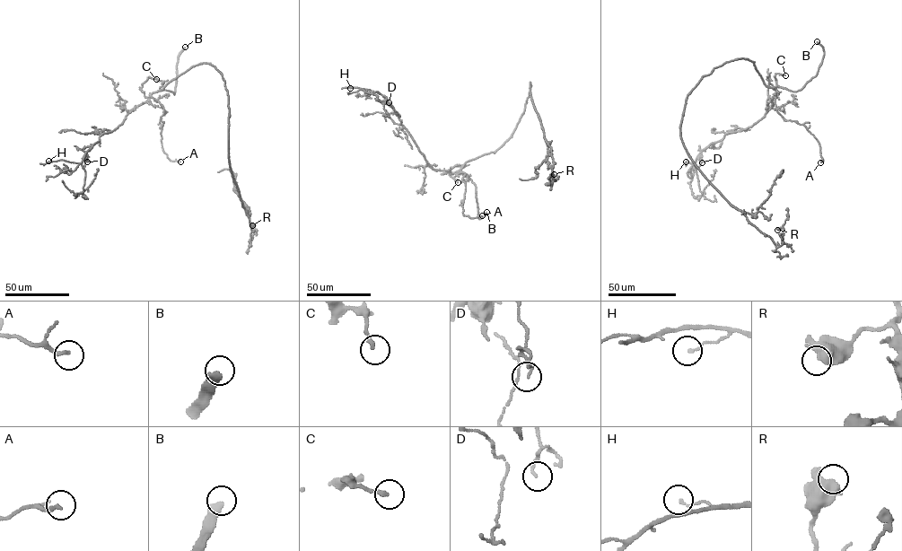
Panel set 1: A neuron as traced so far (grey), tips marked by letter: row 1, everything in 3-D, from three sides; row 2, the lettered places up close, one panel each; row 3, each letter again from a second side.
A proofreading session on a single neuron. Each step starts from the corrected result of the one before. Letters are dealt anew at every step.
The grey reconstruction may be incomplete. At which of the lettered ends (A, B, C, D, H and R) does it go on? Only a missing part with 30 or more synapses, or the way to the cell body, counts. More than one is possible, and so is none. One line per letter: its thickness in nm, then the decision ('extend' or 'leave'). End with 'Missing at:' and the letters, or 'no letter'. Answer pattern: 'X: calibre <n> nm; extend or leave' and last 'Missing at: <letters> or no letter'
A: calibre 170 nm; leave
B: calibre 320 nm; extend
C: calibre 180 nm; leave
D: calibre 80 nm; leave
H: calibre 100 nm; leave
R: calibre 650 nm; leave
Missing at: B

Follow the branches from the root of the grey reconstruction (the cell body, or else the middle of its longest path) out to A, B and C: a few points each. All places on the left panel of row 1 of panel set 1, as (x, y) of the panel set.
A: (213, 65), (194, 65), (151, 94), (163, 108), (162, 151), (170, 161), (180, 161)
B: (213, 65), (205, 63), (194, 65), (159, 91), (168, 90), (174, 94), (178, 55), (185, 47)
C: (213, 65), (205, 63), (194, 65), (162, 90), (145, 97), (141, 90), (143, 83), (148, 77), (156, 79)

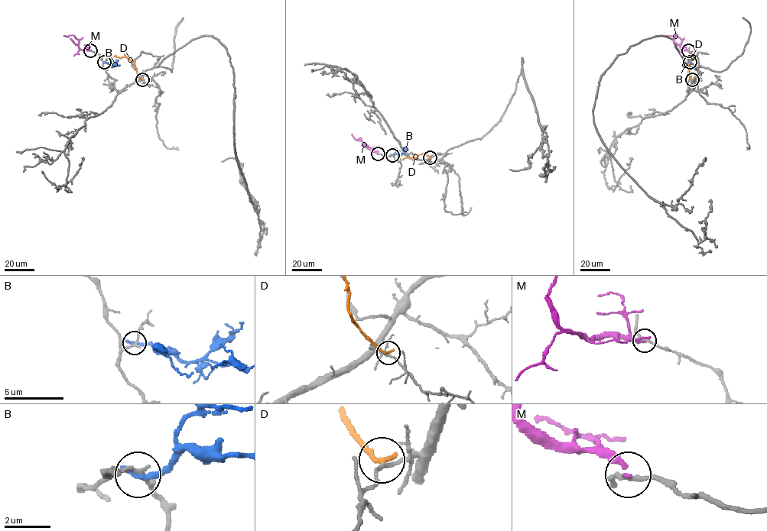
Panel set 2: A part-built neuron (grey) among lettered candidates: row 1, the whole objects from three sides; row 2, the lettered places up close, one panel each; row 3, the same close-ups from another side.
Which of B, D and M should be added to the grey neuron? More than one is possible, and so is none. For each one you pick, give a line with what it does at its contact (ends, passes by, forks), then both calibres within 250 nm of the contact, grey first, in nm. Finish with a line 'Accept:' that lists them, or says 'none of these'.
Accept: none of these

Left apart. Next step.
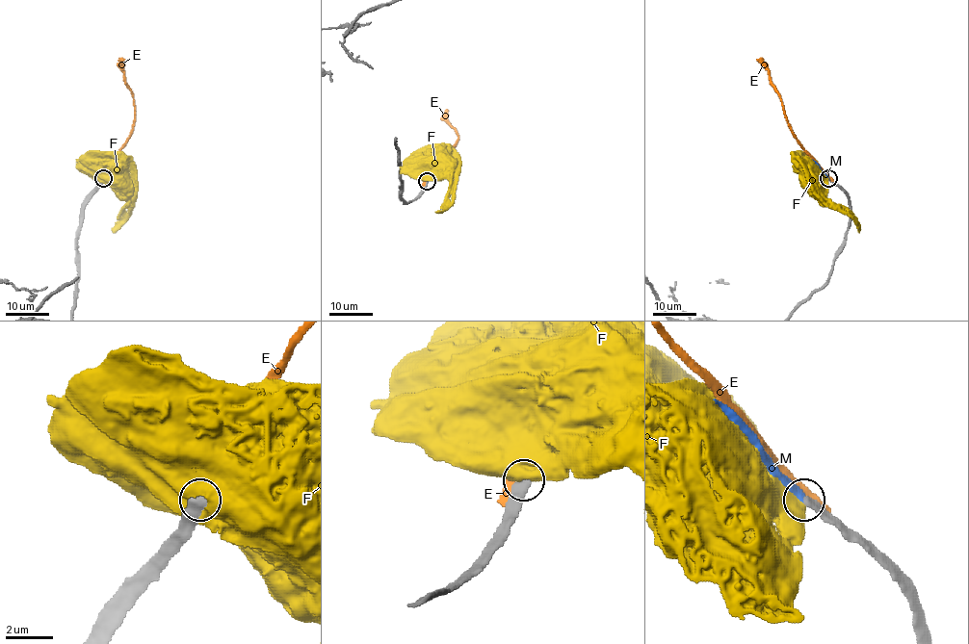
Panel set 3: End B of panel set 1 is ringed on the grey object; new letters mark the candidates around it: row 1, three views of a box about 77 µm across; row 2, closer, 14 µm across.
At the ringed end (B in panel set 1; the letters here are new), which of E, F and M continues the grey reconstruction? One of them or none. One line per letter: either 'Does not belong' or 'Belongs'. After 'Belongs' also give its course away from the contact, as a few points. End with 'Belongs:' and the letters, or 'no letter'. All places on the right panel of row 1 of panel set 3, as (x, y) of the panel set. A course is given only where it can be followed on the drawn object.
E: Does not belong
F: Does not belong
M: Belongs. Its course: (828, 178), (811, 160)
Belongs: M

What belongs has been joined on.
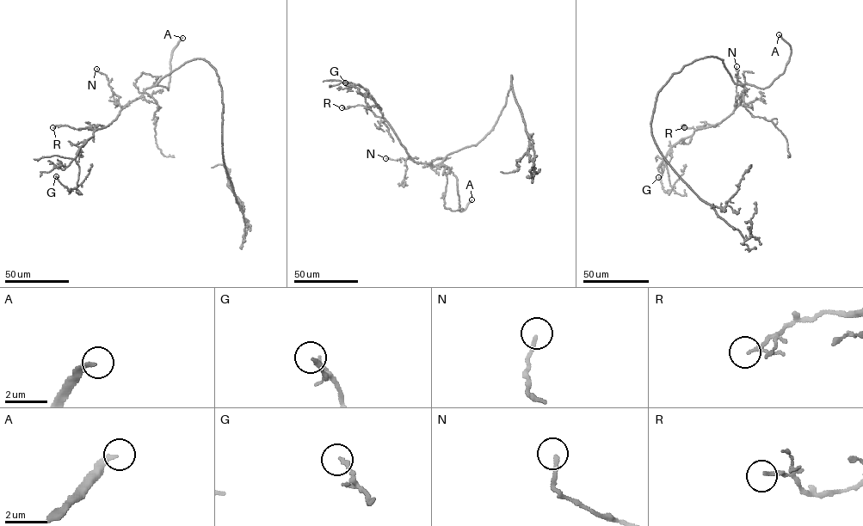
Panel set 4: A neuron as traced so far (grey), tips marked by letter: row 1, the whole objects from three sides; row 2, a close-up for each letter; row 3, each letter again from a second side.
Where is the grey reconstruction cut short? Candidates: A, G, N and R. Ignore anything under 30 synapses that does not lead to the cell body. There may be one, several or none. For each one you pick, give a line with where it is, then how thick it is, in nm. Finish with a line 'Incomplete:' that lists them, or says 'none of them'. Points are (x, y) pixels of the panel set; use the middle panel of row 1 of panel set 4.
A: place (471, 199); calibre 200 nm
Incomplete: A

